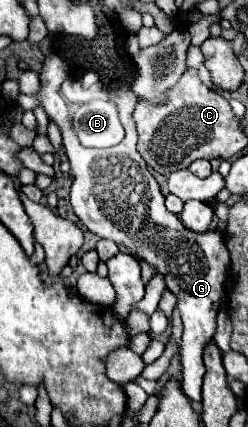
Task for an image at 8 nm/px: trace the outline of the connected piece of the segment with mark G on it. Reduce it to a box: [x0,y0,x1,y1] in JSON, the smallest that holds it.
[18,54,230,402]

